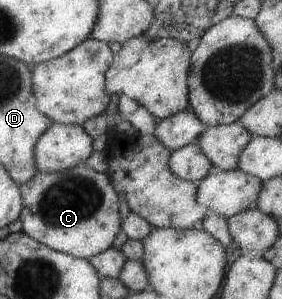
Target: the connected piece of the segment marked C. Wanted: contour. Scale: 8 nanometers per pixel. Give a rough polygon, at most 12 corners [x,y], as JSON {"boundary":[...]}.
{"boundary":[[84,162],[19,187],[30,238],[81,259],[112,247],[121,196]]}

